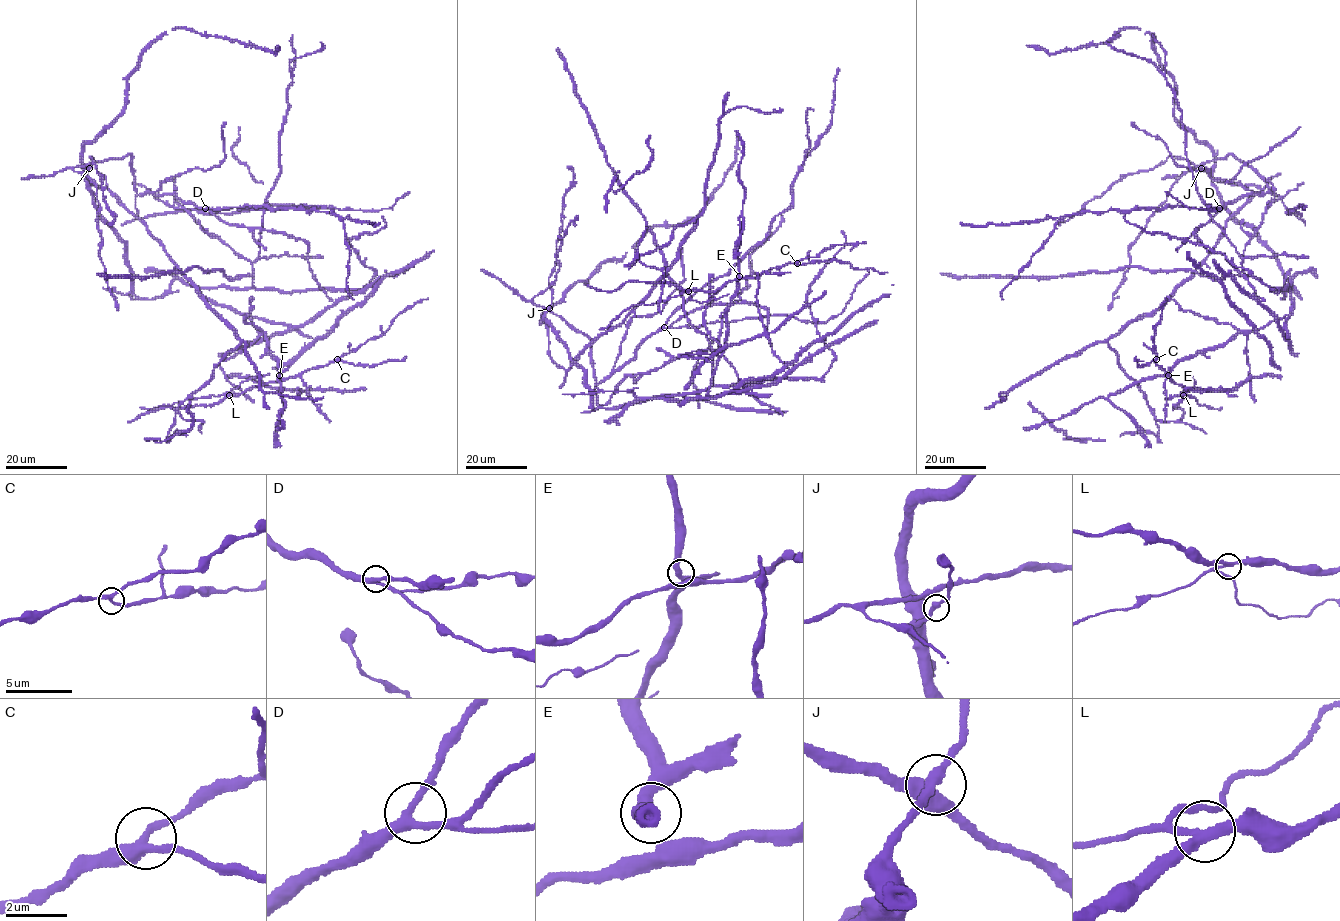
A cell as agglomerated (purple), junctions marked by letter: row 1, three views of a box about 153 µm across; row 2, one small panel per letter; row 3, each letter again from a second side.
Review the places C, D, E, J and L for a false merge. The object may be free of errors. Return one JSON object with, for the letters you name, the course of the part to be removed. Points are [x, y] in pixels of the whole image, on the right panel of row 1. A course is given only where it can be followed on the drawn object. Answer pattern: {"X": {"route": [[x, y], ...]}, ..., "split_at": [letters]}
{"L": {"route": [[1183, 394], [1197, 399], [1199, 405], [1219, 409], [1222, 407]]}, "split_at": ["L"]}

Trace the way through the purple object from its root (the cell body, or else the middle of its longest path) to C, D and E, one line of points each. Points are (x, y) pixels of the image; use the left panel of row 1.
C: (189, 202), (229, 224), (308, 244), (309, 267), (333, 303), (293, 327), (249, 317), (280, 378), (337, 359)
D: (189, 202), (205, 208)
E: (189, 202), (229, 224), (308, 244), (309, 267), (333, 303), (293, 327), (249, 315), (265, 334), (279, 375)

